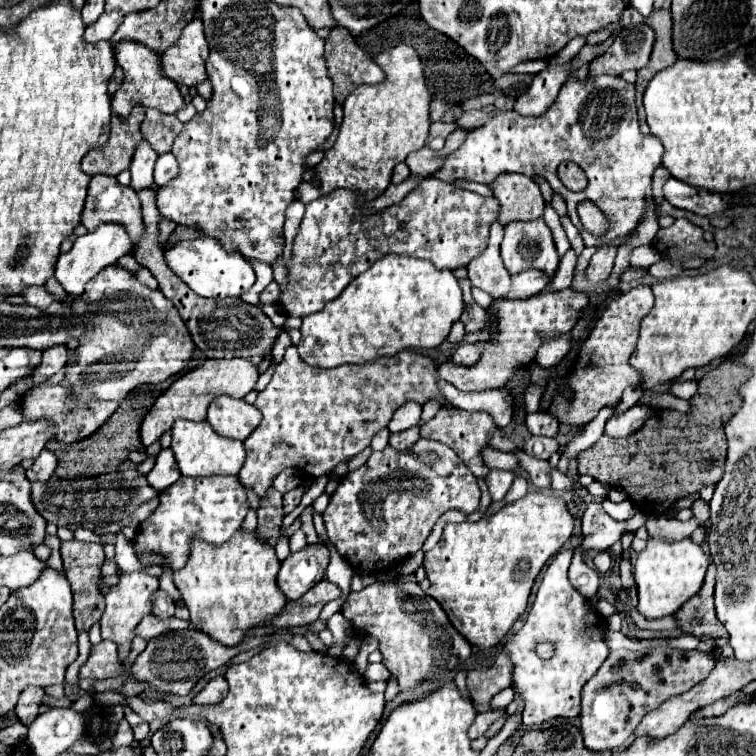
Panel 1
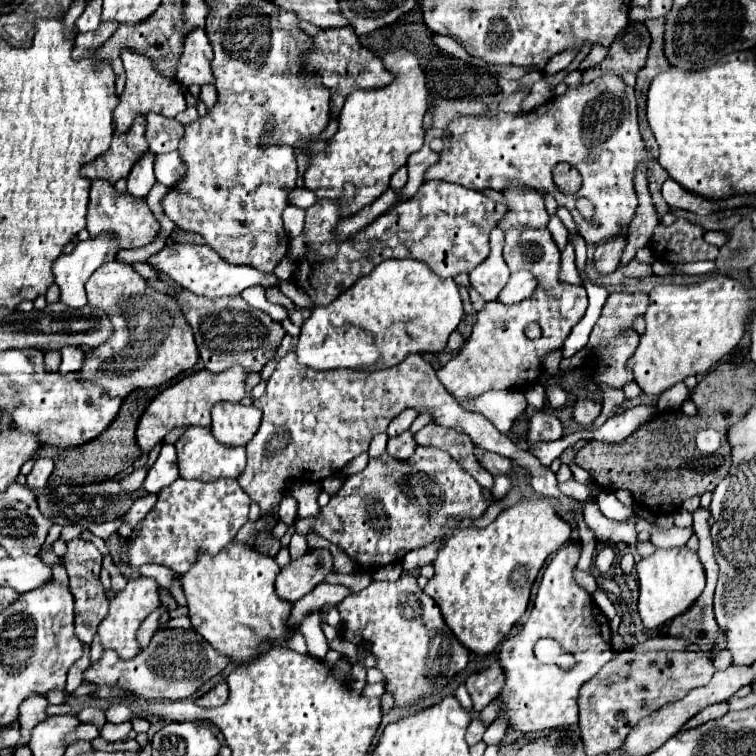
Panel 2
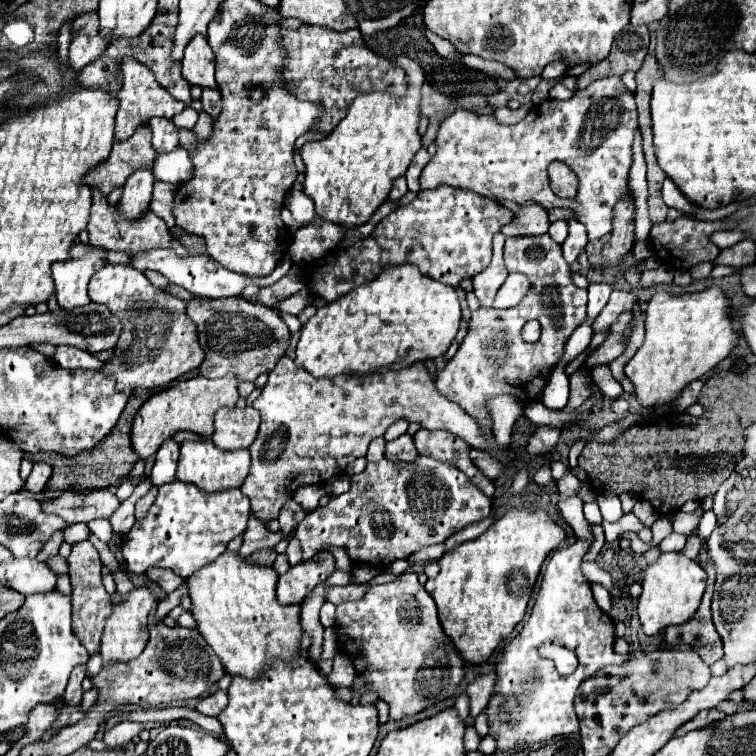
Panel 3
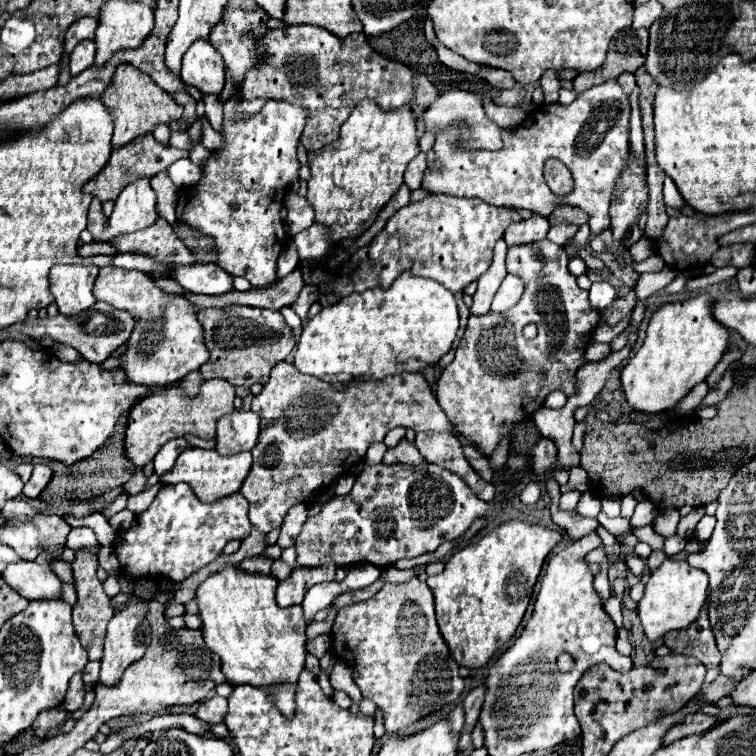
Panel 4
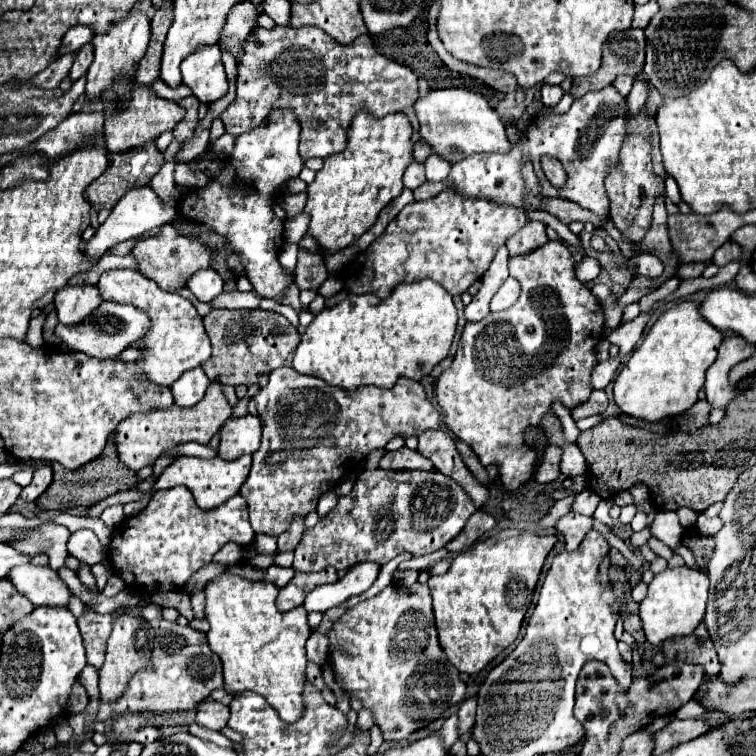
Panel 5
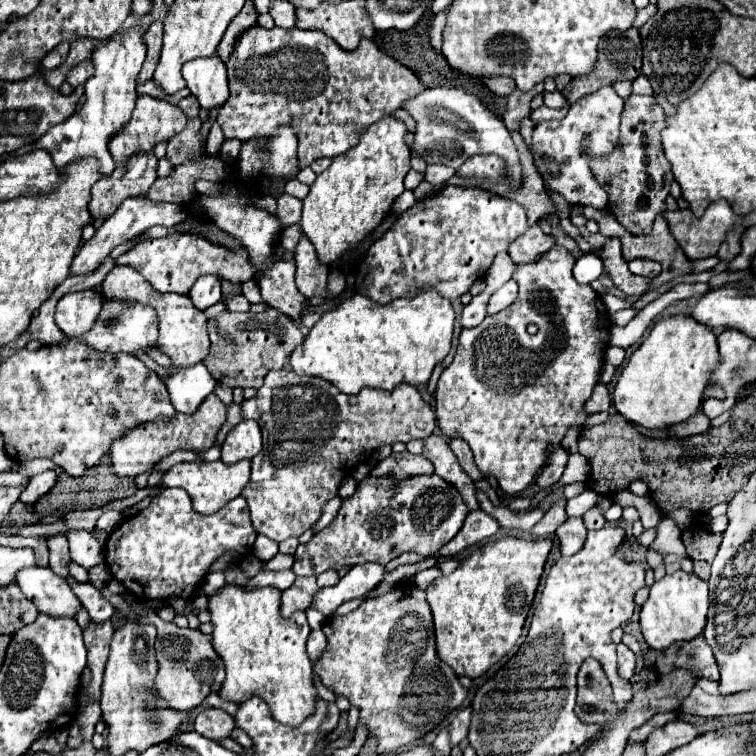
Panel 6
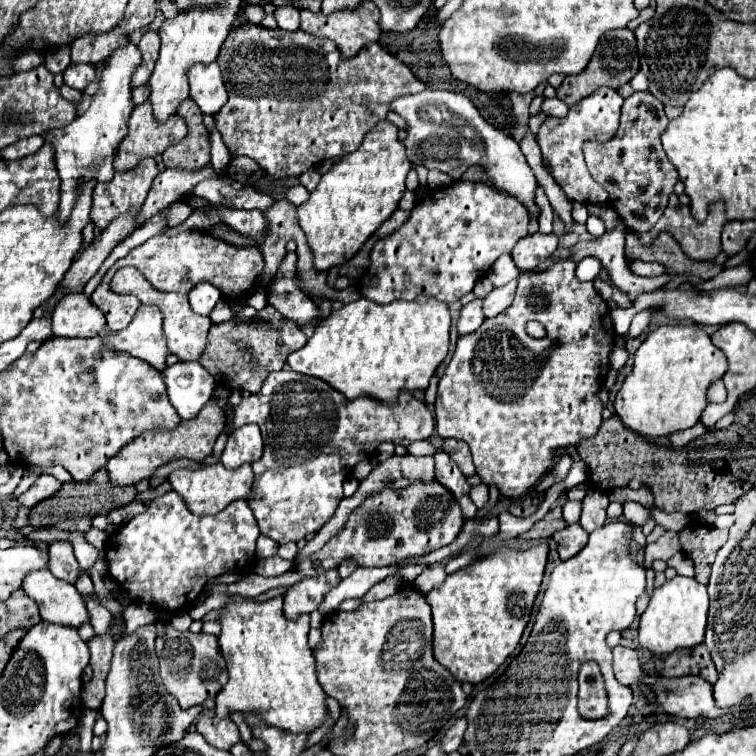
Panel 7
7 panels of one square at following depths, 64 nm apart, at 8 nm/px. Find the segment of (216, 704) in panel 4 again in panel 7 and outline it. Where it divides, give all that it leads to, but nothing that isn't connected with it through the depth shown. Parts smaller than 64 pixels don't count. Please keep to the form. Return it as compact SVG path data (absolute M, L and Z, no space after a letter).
M200 714L198 722L196 722L196 730L208 740L208 744L212 744L220 750L230 750L232 744L240 742L240 732L238 732L236 724L230 720L230 716L218 718L218 716Z

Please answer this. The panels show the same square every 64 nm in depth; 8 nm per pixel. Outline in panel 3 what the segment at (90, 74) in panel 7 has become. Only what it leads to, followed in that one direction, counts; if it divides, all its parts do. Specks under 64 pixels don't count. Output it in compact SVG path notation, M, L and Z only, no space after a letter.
M100 32L96 36L76 36L70 44L70 64L74 68L84 68L104 52L108 42L108 36Z

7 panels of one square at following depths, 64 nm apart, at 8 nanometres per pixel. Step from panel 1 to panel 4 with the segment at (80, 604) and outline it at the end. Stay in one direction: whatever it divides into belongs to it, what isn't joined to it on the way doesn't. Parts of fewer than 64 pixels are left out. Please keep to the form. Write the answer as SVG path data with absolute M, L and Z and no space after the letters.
M78 550L74 560L72 560L72 572L74 572L74 586L76 586L76 606L72 608L72 622L74 622L74 630L82 642L82 646L88 652L90 660L100 660L102 658L102 644L104 644L104 632L106 632L106 624L114 614L114 608L110 604L110 598L106 596L102 582L96 576L96 568L98 568L98 556L94 556L88 550Z

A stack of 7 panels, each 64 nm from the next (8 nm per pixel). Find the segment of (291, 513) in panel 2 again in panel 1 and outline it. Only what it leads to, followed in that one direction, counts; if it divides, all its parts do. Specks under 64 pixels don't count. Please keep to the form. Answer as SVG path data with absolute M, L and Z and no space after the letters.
M296 486L296 488L292 488L290 492L286 492L286 494L284 494L284 512L290 514L290 512L300 504L302 496L304 496L304 488L302 488L302 486Z

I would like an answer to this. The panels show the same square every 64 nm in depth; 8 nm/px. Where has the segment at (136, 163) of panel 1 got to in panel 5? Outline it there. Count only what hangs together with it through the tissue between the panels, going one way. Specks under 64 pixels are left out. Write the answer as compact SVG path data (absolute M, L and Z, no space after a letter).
M150 186L130 188L118 200L118 204L112 208L112 214L108 216L108 220L96 230L94 238L86 244L86 256L88 258L100 258L108 248L116 246L118 242L124 242L124 240L130 240L130 238L138 238L144 232L148 232L152 228L158 228L160 224L168 224L168 222L172 222L176 218L178 218L178 210L176 208L170 208L170 206L166 208Z

